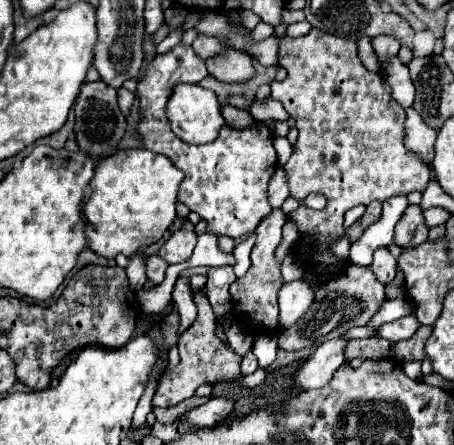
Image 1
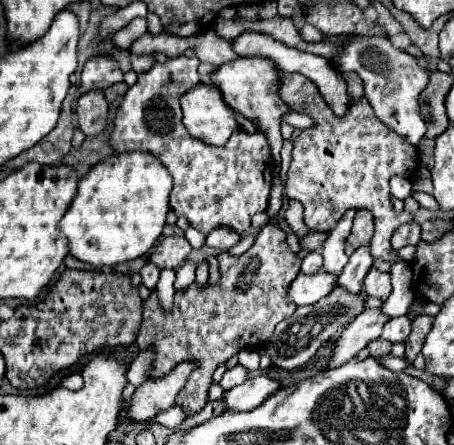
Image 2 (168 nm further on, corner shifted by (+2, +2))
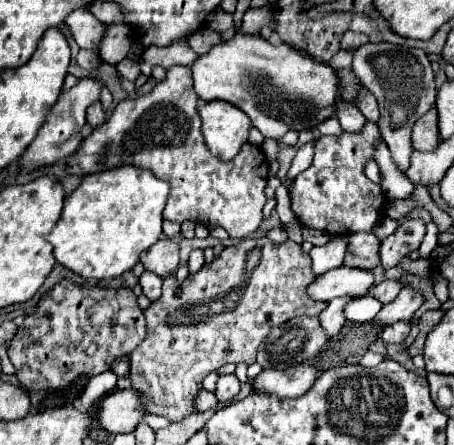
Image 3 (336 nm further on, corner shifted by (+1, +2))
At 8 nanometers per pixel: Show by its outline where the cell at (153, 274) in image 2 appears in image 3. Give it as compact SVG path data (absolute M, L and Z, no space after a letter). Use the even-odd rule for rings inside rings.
M143 272L143 276L139 278L139 284L143 288L143 294L147 298L159 298L161 296L161 278L157 274L151 274L151 272Z

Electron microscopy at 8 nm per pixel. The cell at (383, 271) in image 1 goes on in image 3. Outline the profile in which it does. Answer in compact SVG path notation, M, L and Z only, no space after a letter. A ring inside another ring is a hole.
M383 280L383 282L379 282L379 284L373 286L373 292L371 294L381 304L389 304L389 302L393 302L397 298L399 290L401 290L401 282L397 282L397 280Z

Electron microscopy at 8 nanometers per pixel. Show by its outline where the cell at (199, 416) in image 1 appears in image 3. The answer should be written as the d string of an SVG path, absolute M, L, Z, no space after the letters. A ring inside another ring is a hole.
M299 364L289 366L285 370L263 370L251 386L257 392L275 394L279 398L297 398L305 394L313 386L313 380L317 380L319 376L321 376L319 368Z

